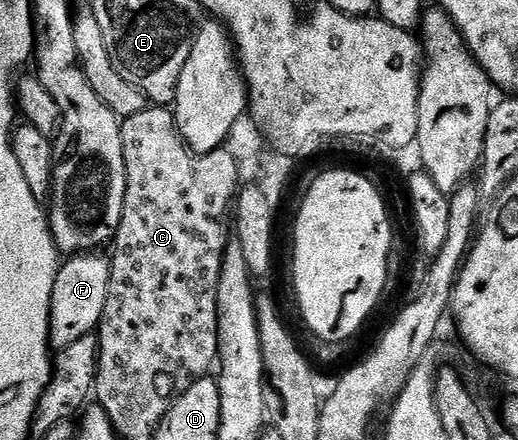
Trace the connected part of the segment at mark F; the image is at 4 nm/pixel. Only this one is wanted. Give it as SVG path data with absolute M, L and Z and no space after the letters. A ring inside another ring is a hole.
M95 252L72 255L61 264L54 279L54 295L50 299L48 343L53 350L70 347L77 339L97 332L104 318L106 295L110 291L111 260Z

